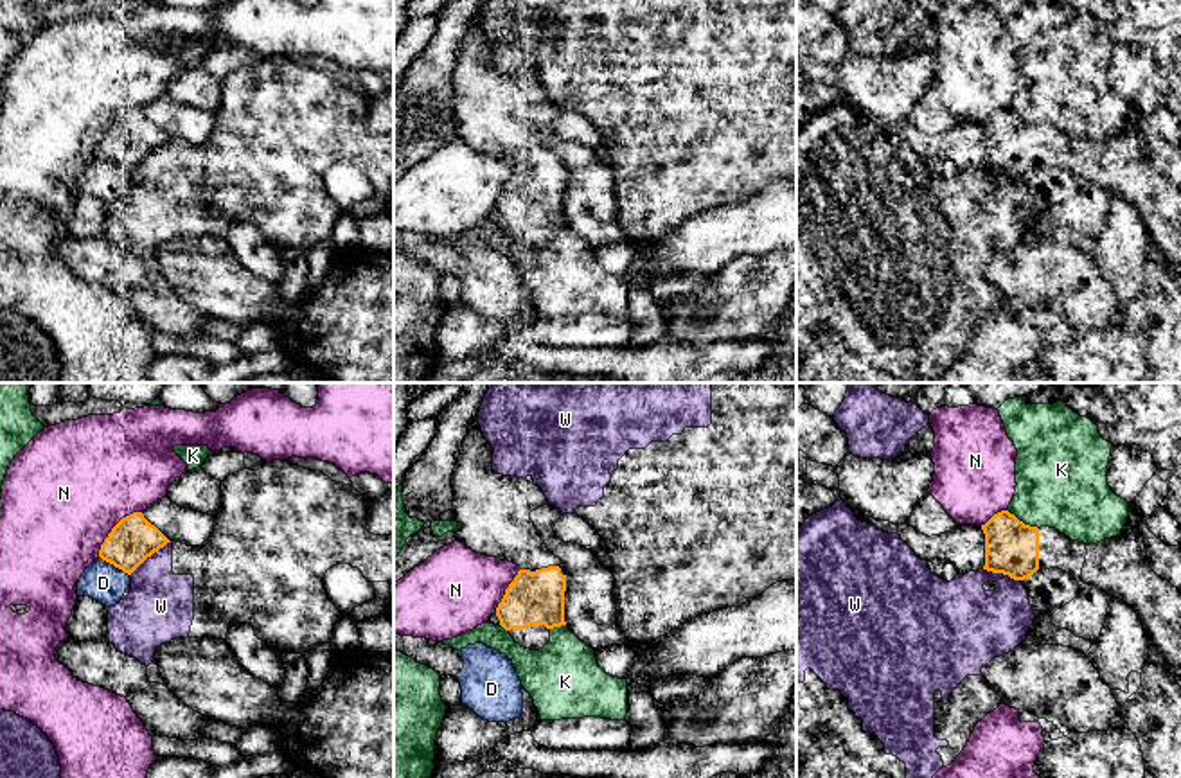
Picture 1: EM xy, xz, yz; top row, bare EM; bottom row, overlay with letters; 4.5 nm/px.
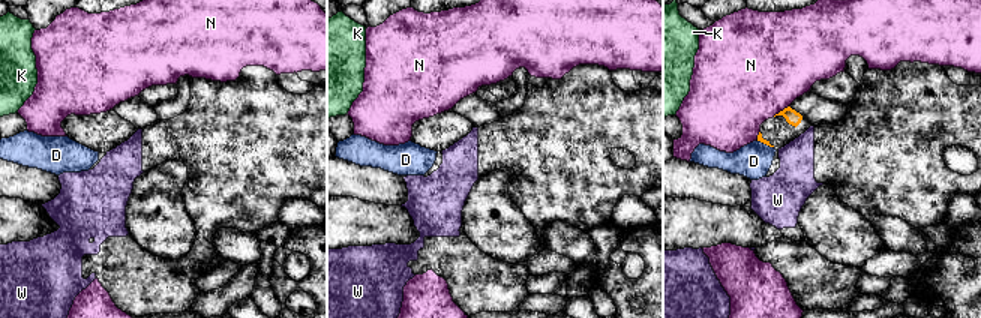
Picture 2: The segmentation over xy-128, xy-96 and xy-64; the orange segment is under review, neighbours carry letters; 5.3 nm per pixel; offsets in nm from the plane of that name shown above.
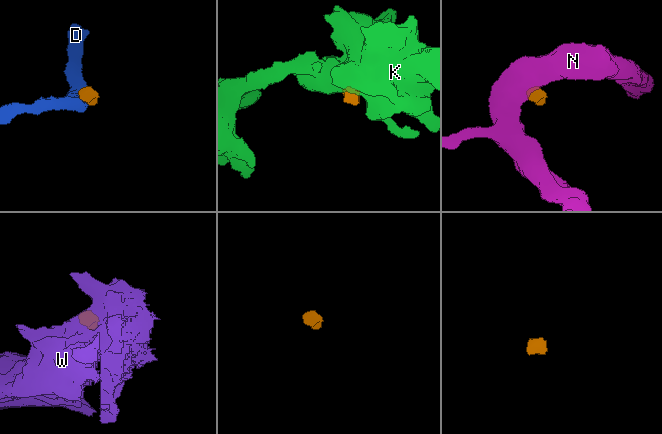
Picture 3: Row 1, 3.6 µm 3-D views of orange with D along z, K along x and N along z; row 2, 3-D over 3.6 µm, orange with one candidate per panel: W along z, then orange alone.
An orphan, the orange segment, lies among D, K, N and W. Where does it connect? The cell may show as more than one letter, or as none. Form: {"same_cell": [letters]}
{"same_cell": []}

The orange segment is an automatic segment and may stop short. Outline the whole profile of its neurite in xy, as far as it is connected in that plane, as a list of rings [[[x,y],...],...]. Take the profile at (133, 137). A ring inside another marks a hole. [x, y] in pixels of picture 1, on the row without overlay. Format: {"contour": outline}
{"contour": [[[142,110],[122,115],[101,142],[99,155],[131,172],[147,155],[171,140]]]}

